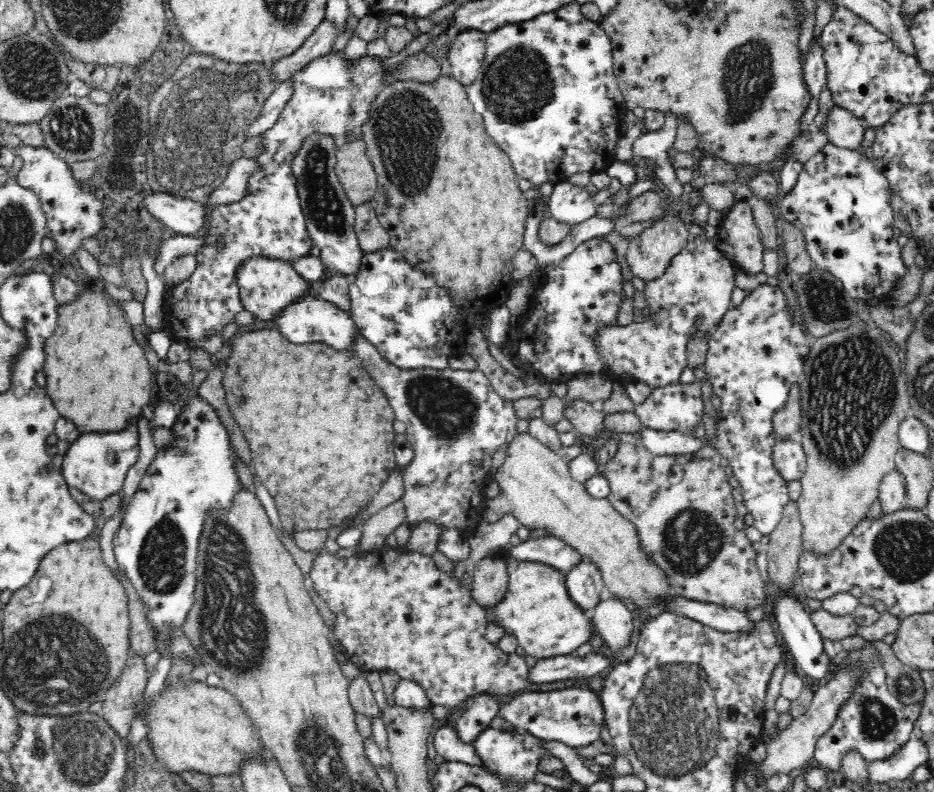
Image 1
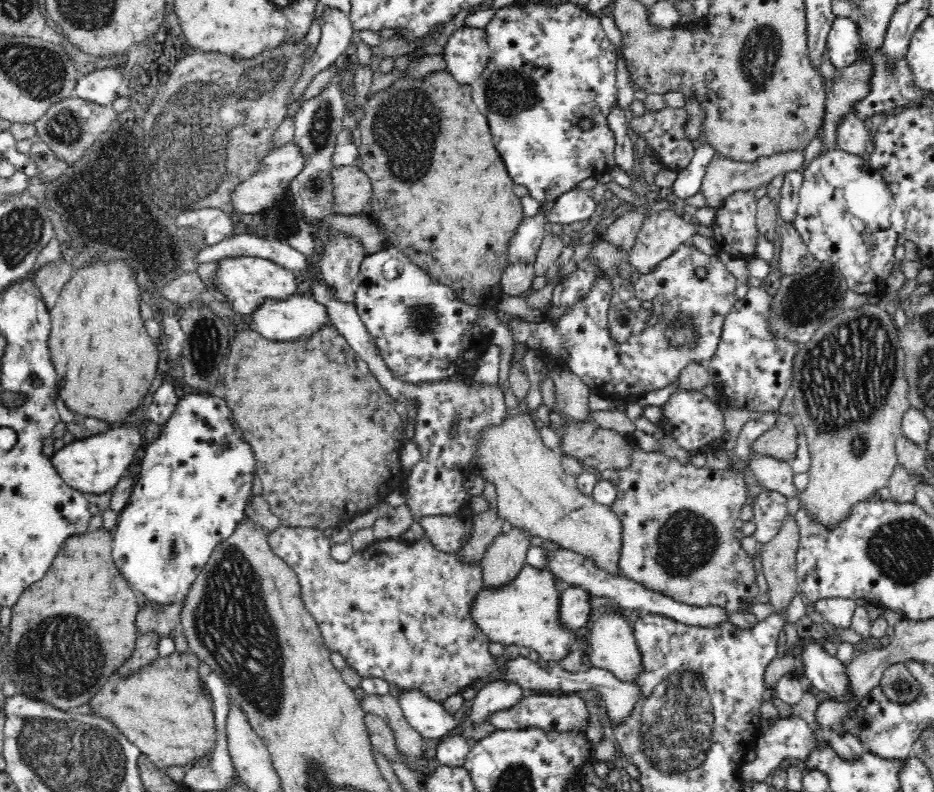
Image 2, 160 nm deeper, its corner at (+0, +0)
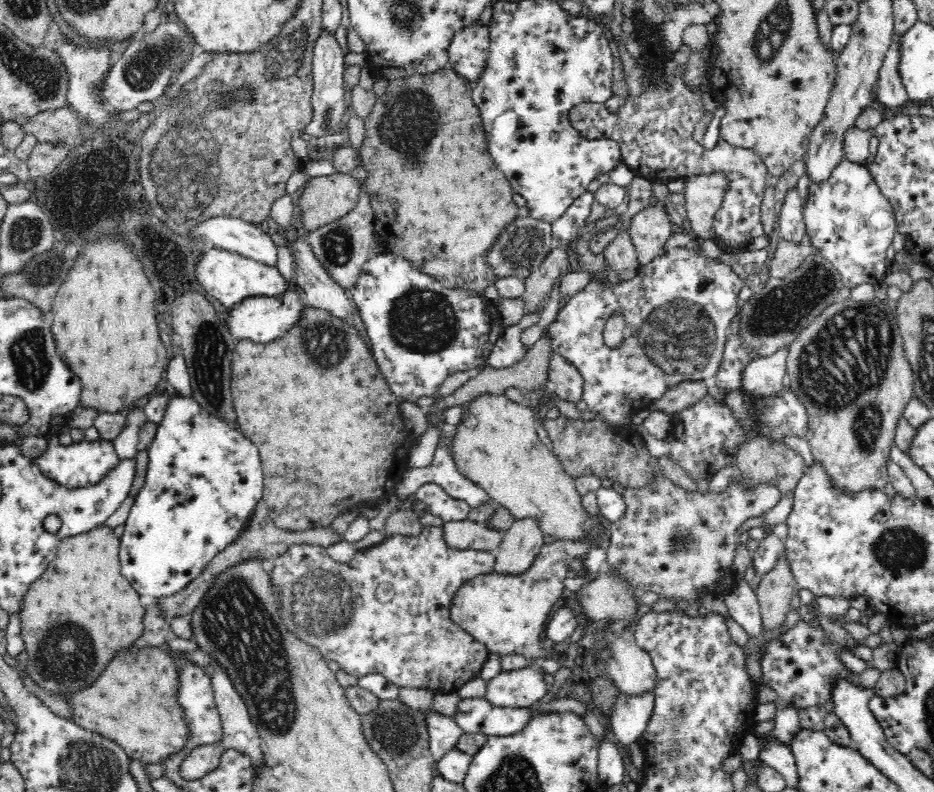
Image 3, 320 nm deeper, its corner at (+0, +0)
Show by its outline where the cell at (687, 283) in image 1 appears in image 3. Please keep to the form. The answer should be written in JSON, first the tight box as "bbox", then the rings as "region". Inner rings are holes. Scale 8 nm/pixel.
{"bbox":[543,246,743,430],"region":[[[679,246],[670,250],[666,250],[662,256],[652,260],[650,264],[646,266],[641,266],[638,270],[638,274],[628,281],[621,281],[610,283],[608,279],[603,277],[594,277],[591,281],[584,286],[584,288],[572,295],[562,306],[559,307],[557,315],[554,322],[550,322],[546,328],[544,328],[543,338],[549,340],[549,348],[553,354],[559,354],[564,361],[568,361],[570,365],[577,369],[577,372],[581,374],[584,383],[583,390],[583,400],[587,404],[587,409],[590,412],[595,412],[598,414],[599,418],[603,421],[610,419],[612,426],[615,426],[616,430],[622,430],[625,427],[621,427],[620,424],[631,424],[632,414],[636,413],[637,410],[645,410],[650,402],[660,398],[672,385],[679,383],[680,381],[690,379],[690,380],[706,380],[716,374],[718,367],[720,367],[720,362],[722,360],[725,340],[729,330],[730,319],[737,313],[738,304],[740,300],[738,298],[738,293],[743,287],[743,280],[738,277],[730,265],[719,262],[712,257],[702,256],[698,250],[694,250],[692,246]],[[618,307],[624,311],[626,315],[626,340],[620,348],[610,348],[606,346],[605,340],[603,339],[603,328],[605,327],[607,318],[611,312],[614,312]]]}

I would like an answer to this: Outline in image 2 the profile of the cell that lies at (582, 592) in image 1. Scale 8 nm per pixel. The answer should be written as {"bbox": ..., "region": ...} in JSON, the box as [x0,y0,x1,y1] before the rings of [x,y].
{"bbox":[560,586,593,630],"region":[[[568,586],[561,593],[560,619],[567,628],[578,630],[589,621],[592,596],[593,594],[581,586]]]}

